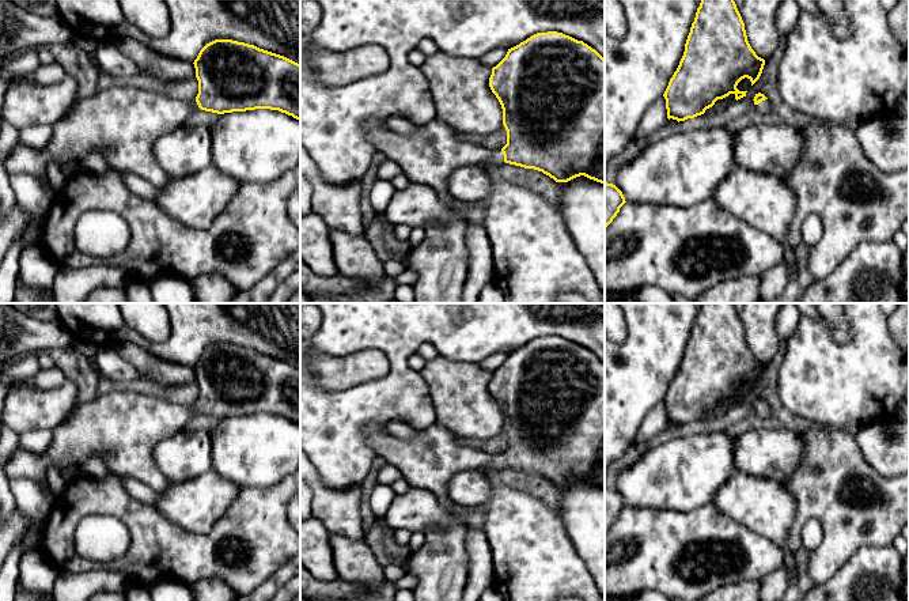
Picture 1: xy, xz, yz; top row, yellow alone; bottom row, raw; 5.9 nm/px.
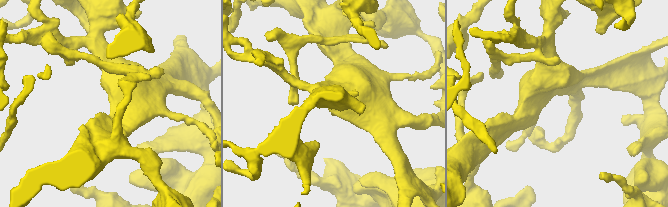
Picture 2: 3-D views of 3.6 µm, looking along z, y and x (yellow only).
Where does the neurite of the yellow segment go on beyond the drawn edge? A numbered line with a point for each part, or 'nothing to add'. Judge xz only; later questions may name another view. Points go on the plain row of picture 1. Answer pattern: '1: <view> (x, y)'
1: xz (430, 458)

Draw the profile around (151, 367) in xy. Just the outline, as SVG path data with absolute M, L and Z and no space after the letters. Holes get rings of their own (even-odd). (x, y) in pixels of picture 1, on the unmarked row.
M129 341L114 344L115 351L139 371L143 379L164 386L179 386L192 383L196 379L193 367L164 362L149 351Z

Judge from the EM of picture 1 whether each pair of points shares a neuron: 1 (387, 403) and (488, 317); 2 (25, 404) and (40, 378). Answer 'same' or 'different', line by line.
1: same
2: different

